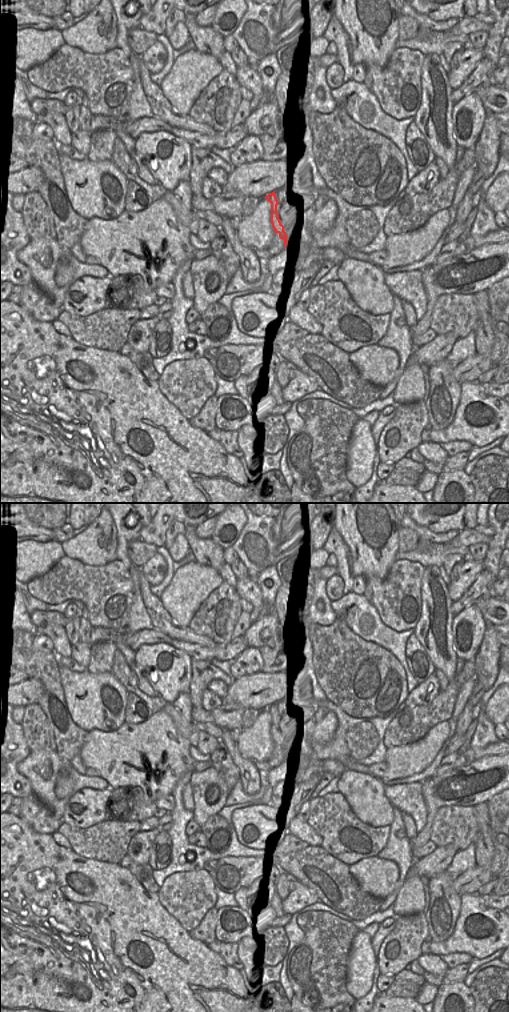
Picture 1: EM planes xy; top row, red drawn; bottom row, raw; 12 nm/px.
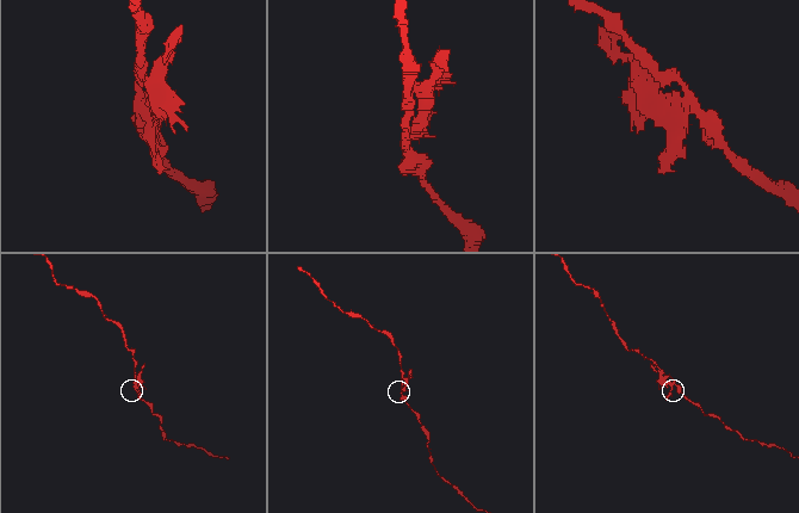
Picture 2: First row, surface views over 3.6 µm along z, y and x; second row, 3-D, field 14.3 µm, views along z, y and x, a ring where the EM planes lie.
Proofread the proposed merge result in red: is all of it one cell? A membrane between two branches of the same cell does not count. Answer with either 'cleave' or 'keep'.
cleave

